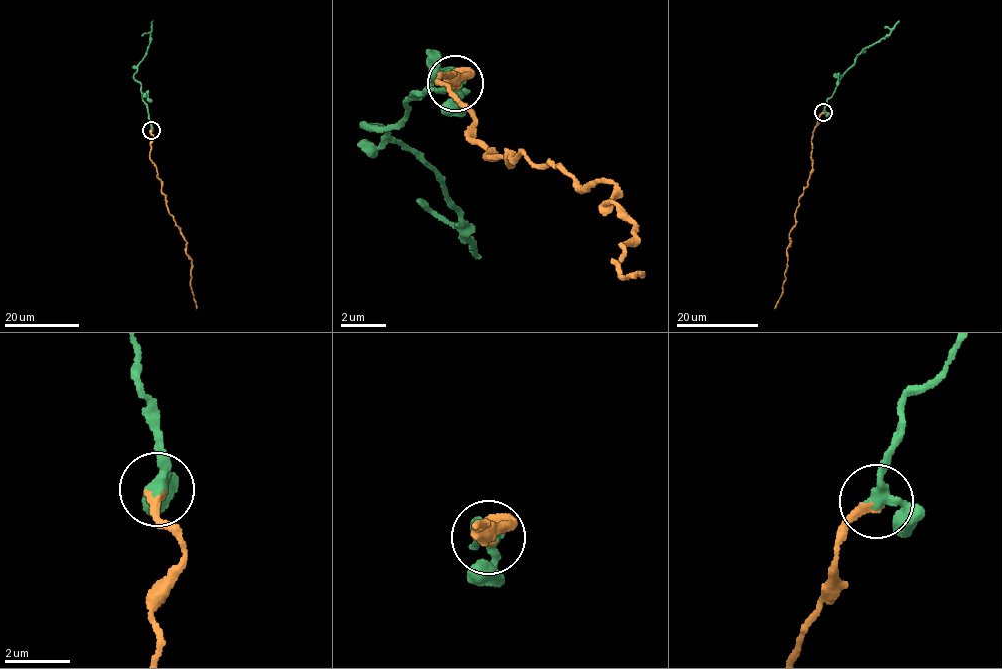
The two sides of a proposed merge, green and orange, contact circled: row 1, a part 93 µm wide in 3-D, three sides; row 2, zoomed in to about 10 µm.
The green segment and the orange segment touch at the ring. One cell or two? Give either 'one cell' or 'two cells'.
two cells

